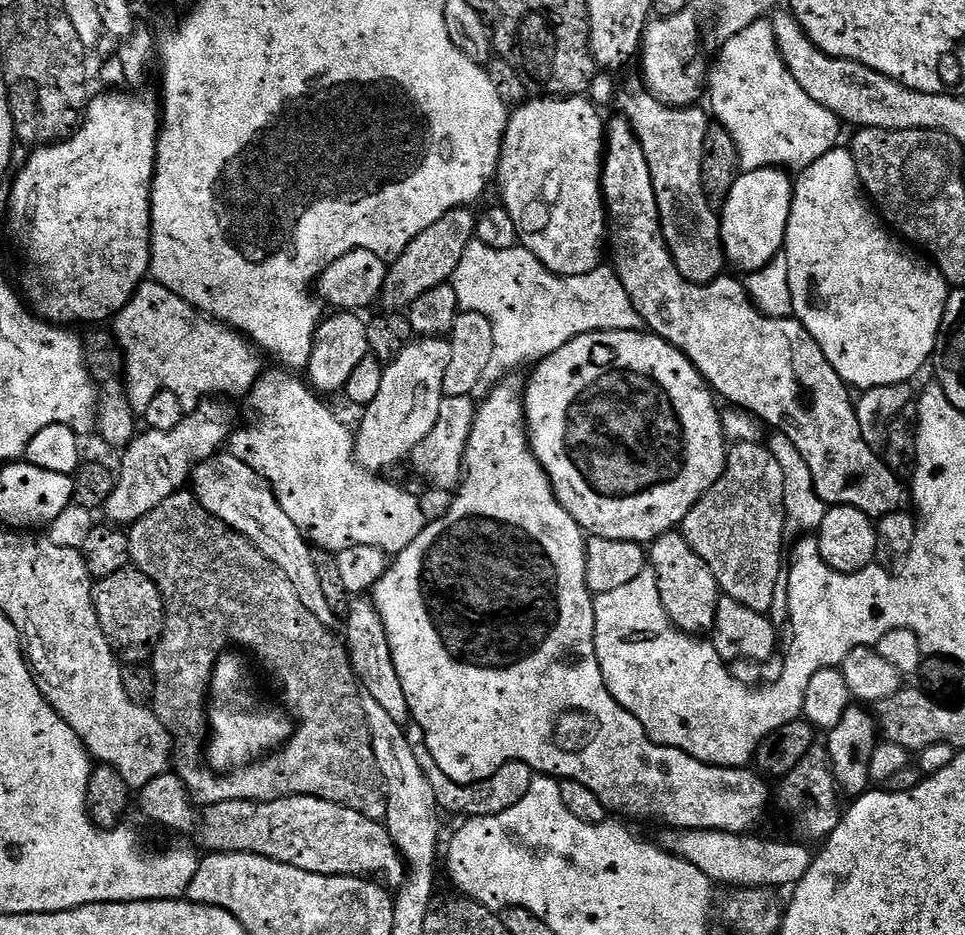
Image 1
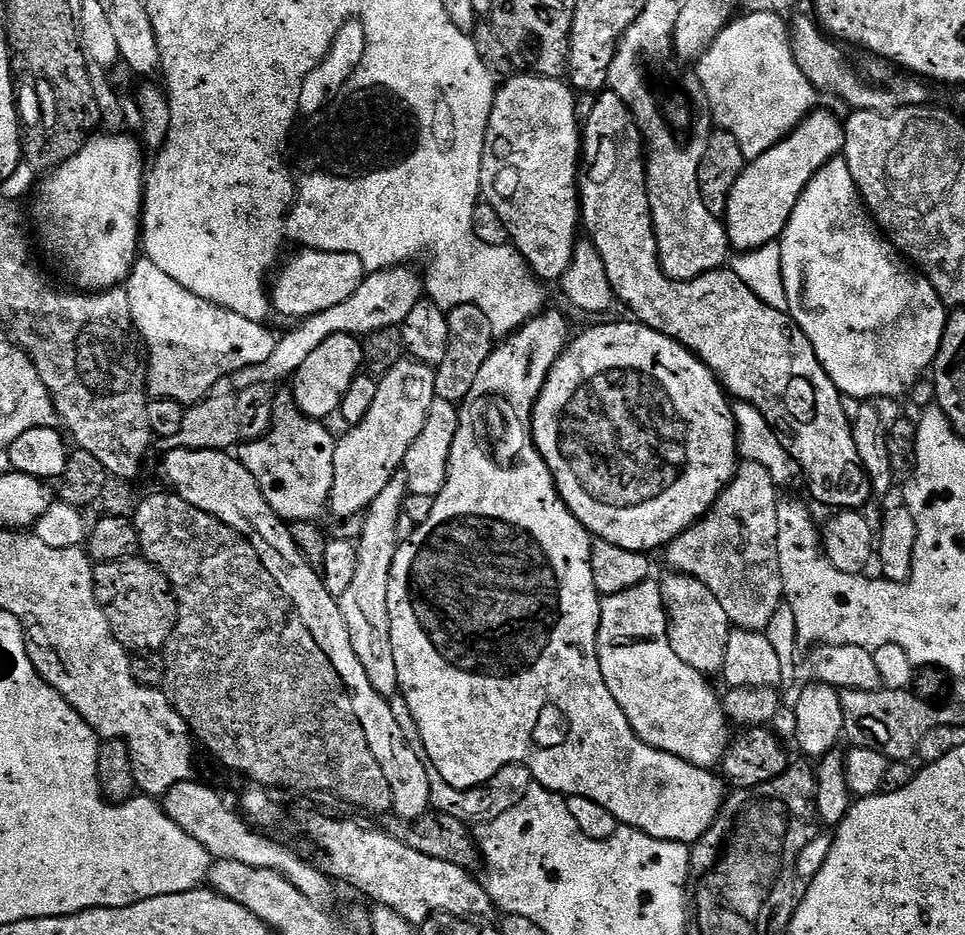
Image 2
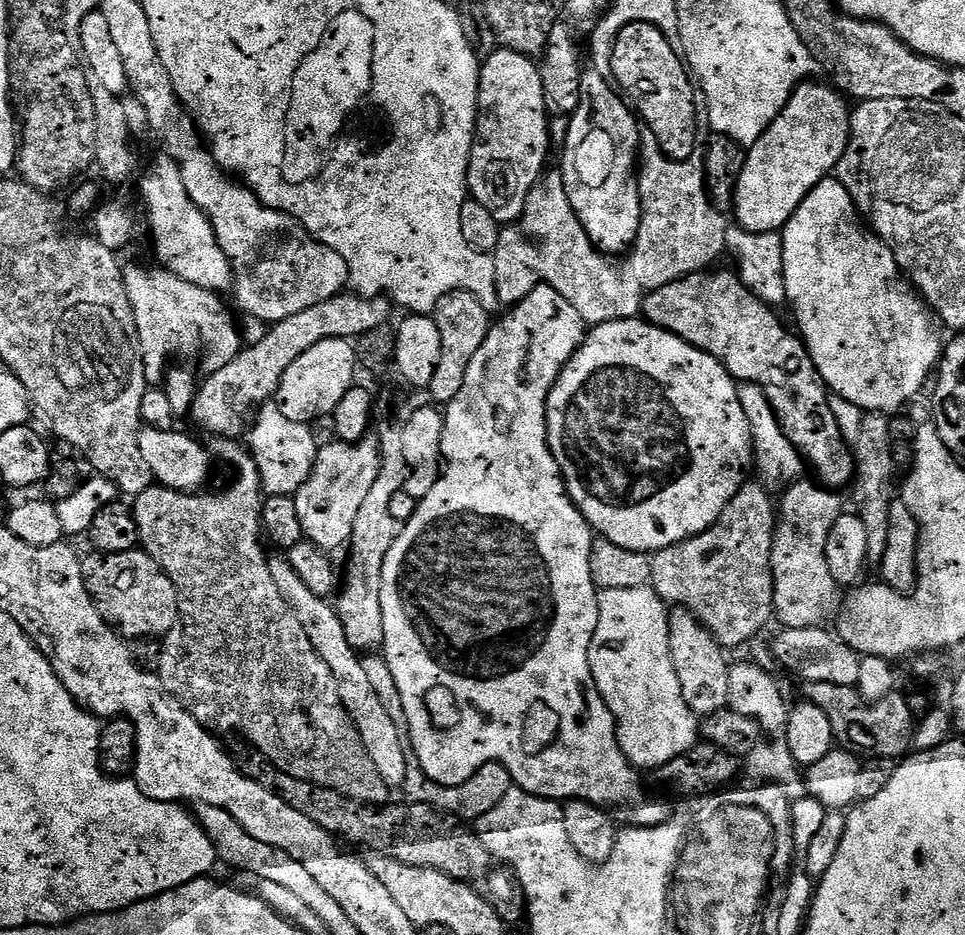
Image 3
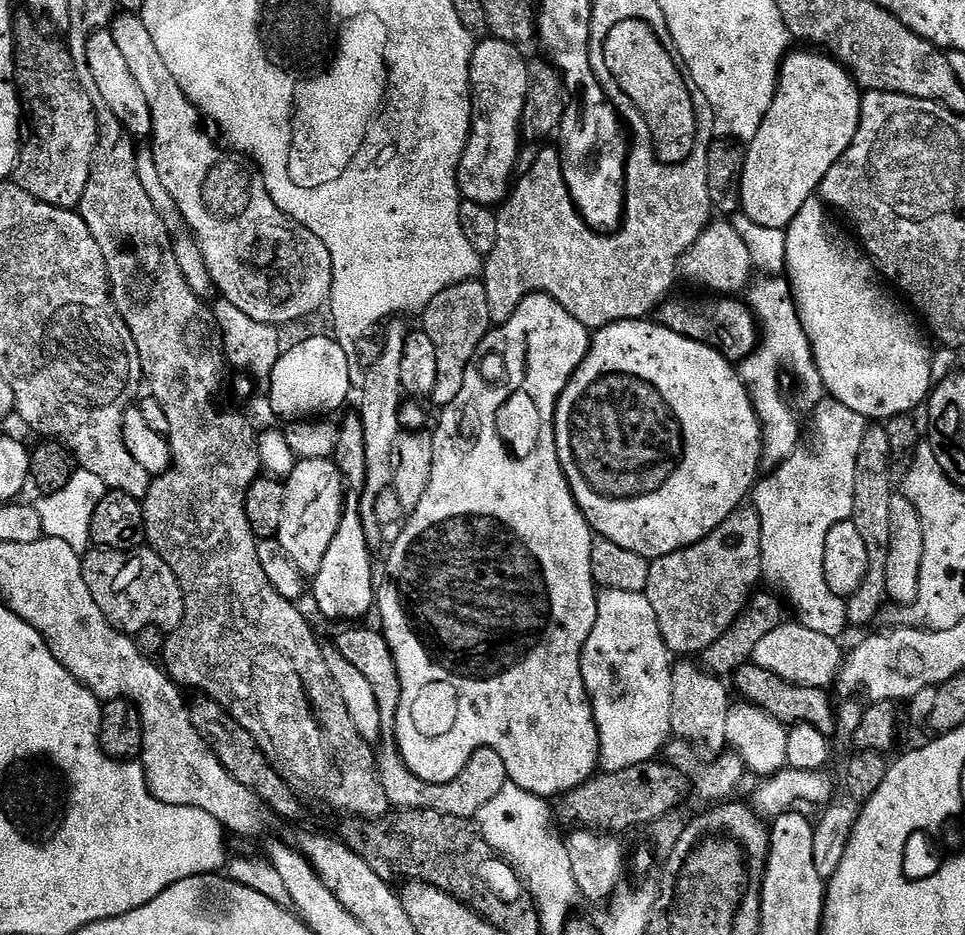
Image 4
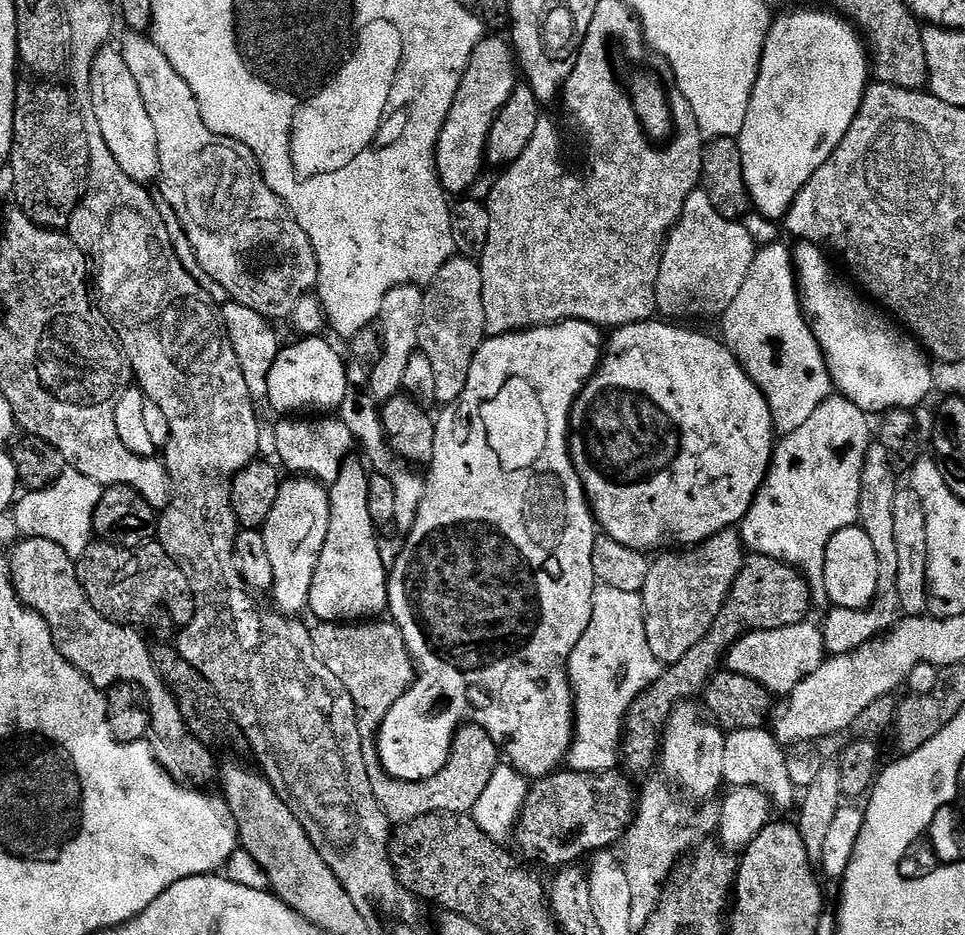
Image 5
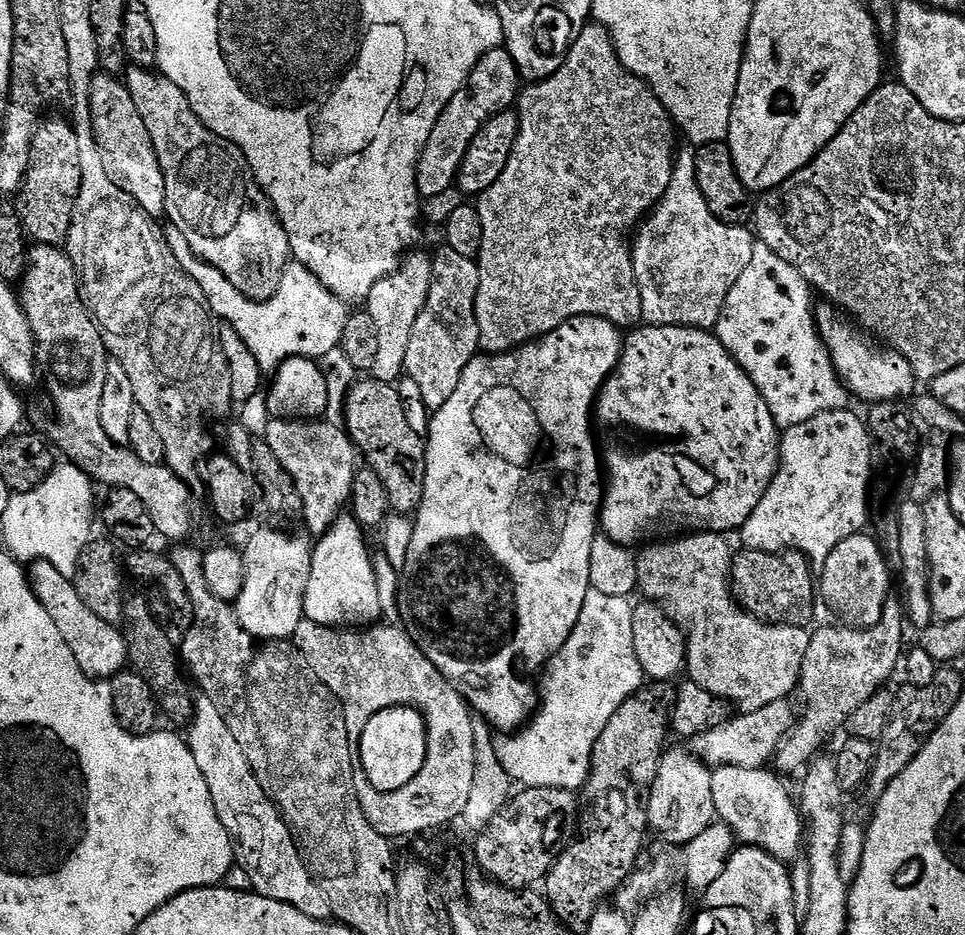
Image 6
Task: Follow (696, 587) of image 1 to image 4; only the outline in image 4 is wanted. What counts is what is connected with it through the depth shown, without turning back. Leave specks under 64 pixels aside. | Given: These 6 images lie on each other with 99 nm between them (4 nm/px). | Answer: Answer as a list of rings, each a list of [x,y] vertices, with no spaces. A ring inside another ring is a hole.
[[[684,658],[672,666],[672,736],[681,736],[688,744],[697,744],[711,754],[719,754],[725,751],[728,744],[726,718],[730,707],[730,688],[724,685],[727,683],[721,677],[704,671],[703,667],[696,665],[695,668],[690,661]]]

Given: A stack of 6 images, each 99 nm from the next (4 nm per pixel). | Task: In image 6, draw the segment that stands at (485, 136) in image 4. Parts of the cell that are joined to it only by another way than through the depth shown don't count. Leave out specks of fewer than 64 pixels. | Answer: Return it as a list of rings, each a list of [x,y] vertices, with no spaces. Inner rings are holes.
[[[501,46],[487,52],[474,66],[472,73],[468,75],[468,82],[454,94],[454,98],[442,110],[430,138],[420,155],[420,161],[416,167],[416,188],[421,197],[440,196],[448,187],[457,183],[460,167],[466,158],[466,150],[470,150],[470,142],[474,142],[474,134],[496,113],[511,109],[517,103],[518,93],[522,88],[522,77],[514,66],[514,58],[510,58],[507,48]]]

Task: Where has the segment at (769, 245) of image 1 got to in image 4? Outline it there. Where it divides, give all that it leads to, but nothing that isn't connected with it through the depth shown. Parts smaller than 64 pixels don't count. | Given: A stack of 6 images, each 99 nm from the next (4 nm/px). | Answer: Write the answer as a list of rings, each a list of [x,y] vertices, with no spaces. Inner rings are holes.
[[[816,50],[800,51],[804,52],[793,51],[791,54],[785,56],[784,63],[780,65],[780,81],[776,87],[774,102],[770,106],[770,110],[766,114],[766,118],[762,122],[758,134],[754,134],[754,138],[747,141],[746,144],[744,173],[742,174],[742,202],[740,203],[740,207],[743,215],[754,218],[754,222],[758,222],[758,226],[787,229],[788,223],[798,214],[798,210],[802,210],[802,206],[806,206],[806,202],[817,195],[820,183],[826,178],[826,174],[830,174],[834,162],[838,162],[838,158],[842,158],[842,154],[846,154],[846,150],[854,142],[854,134],[860,125],[862,92],[856,81],[853,80],[852,75],[837,60],[832,59],[827,54],[821,54]]]

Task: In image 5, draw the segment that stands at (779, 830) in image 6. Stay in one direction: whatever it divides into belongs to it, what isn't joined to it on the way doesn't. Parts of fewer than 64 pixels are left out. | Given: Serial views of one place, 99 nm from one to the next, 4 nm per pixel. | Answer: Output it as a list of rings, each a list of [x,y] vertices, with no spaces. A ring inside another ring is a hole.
[[[763,727],[747,728],[725,735],[726,762],[724,763],[724,784],[735,788],[752,787],[764,792],[778,809],[788,808],[798,800],[797,786],[790,780],[786,752],[776,741],[773,733]]]

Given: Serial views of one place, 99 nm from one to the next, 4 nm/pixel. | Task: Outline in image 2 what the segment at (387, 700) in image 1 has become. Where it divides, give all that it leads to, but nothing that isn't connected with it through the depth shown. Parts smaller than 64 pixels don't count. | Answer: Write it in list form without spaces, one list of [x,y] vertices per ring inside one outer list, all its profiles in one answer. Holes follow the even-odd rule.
[[[398,474],[366,509],[363,517],[364,529],[361,530],[360,540],[356,544],[354,578],[338,597],[342,618],[346,618],[346,630],[350,630],[350,643],[354,646],[354,654],[358,654],[358,662],[362,662],[362,667],[366,670],[366,678],[370,678],[370,686],[374,686],[378,694],[389,698],[397,695],[400,687],[398,666],[394,666],[394,646],[390,642],[388,583],[396,557],[398,537],[401,535],[400,520],[402,521],[405,495],[404,477]]]

